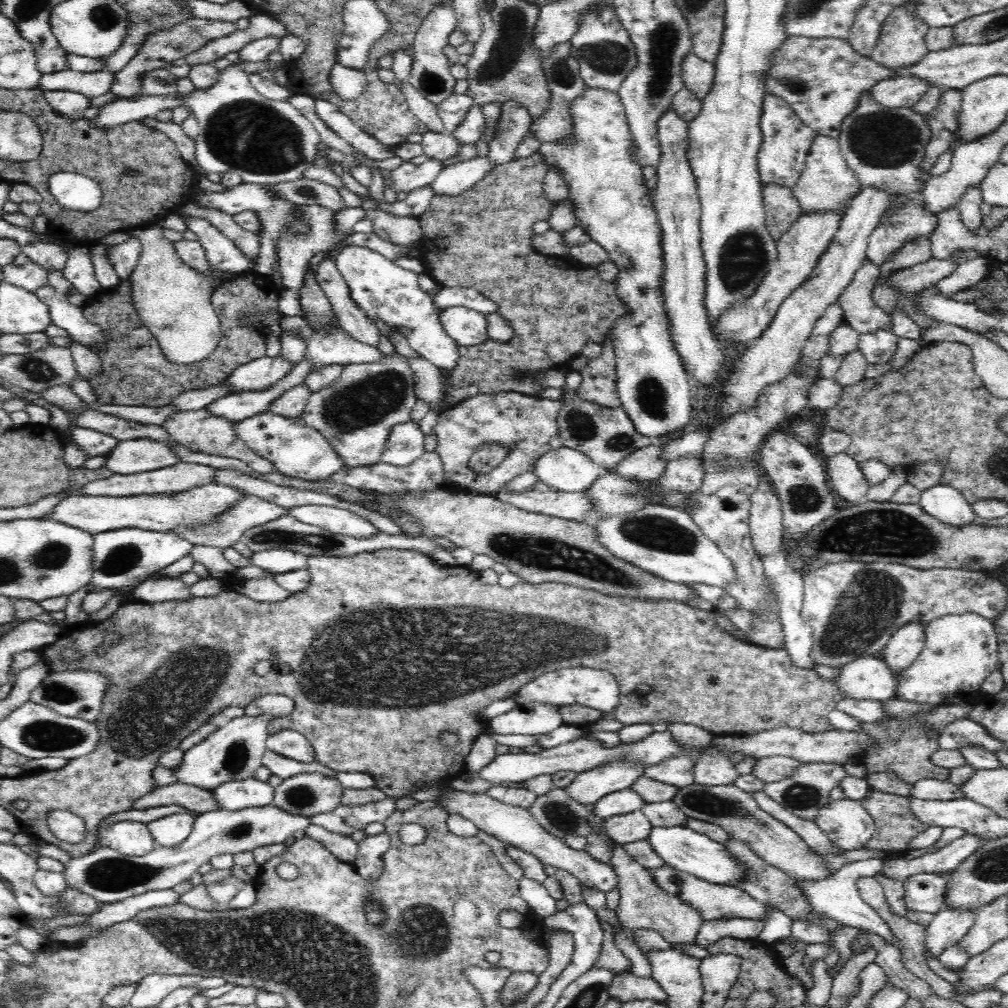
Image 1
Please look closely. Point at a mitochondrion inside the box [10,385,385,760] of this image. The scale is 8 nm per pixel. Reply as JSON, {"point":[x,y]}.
{"point":[43,735]}

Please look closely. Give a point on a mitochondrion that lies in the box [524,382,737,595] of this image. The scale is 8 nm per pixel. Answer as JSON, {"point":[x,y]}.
{"point":[657,532]}

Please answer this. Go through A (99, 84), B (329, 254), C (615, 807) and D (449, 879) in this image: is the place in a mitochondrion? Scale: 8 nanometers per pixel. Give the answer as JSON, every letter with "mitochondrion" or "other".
{"A":"other","B":"other","C":"other","D":"other"}

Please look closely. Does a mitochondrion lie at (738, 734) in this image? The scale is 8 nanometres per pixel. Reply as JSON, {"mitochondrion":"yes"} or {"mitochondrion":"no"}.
{"mitochondrion":"no"}

